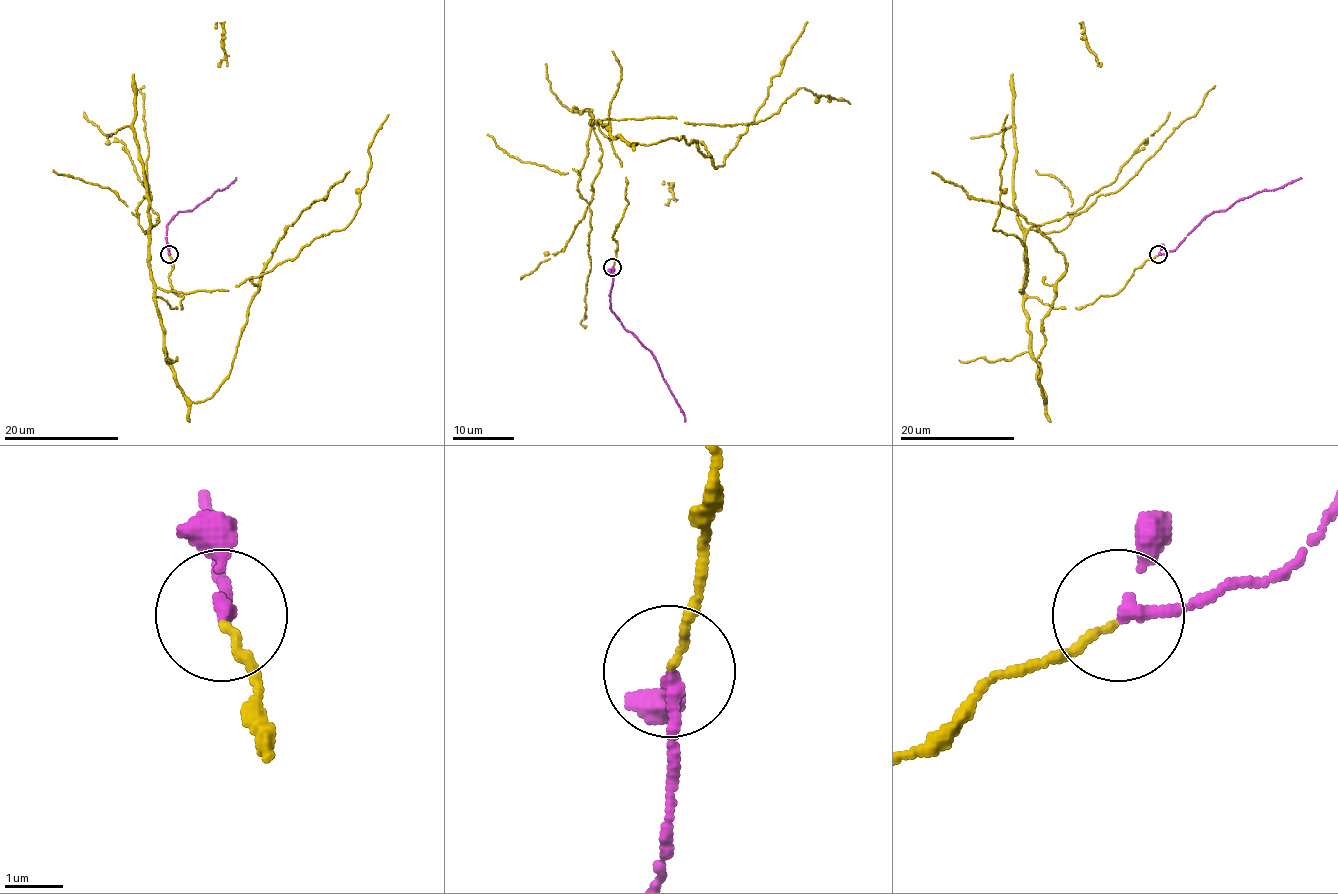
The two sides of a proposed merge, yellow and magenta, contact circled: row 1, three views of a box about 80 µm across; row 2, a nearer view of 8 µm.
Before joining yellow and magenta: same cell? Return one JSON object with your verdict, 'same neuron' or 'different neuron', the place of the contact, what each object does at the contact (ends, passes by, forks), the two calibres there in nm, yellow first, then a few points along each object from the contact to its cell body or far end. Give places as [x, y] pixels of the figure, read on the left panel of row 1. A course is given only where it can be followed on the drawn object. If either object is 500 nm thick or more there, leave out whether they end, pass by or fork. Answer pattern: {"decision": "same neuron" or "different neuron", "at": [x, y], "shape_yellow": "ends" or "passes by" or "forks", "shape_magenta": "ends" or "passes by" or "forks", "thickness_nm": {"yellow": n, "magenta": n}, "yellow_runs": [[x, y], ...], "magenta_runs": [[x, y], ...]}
{"decision": "same neuron", "at": [169, 254], "shape_yellow": "ends", "shape_magenta": "passes by", "thickness_nm": {"yellow": 110, "magenta": 180}, "yellow_runs": [[168, 255], [183, 297], [155, 297], [165, 361], [204, 401], [286, 228], [349, 172]], "magenta_runs": [[168, 254], [167, 225], [178, 212], [193, 211], [236, 178]]}

